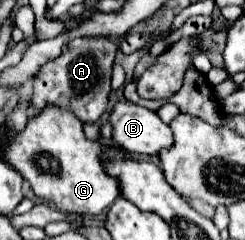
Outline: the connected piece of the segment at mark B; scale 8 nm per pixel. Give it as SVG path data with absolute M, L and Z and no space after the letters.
M115 102L109 114L109 124L113 126L113 142L133 154L157 154L161 148L169 148L173 144L171 128L161 122L157 112L133 102Z

